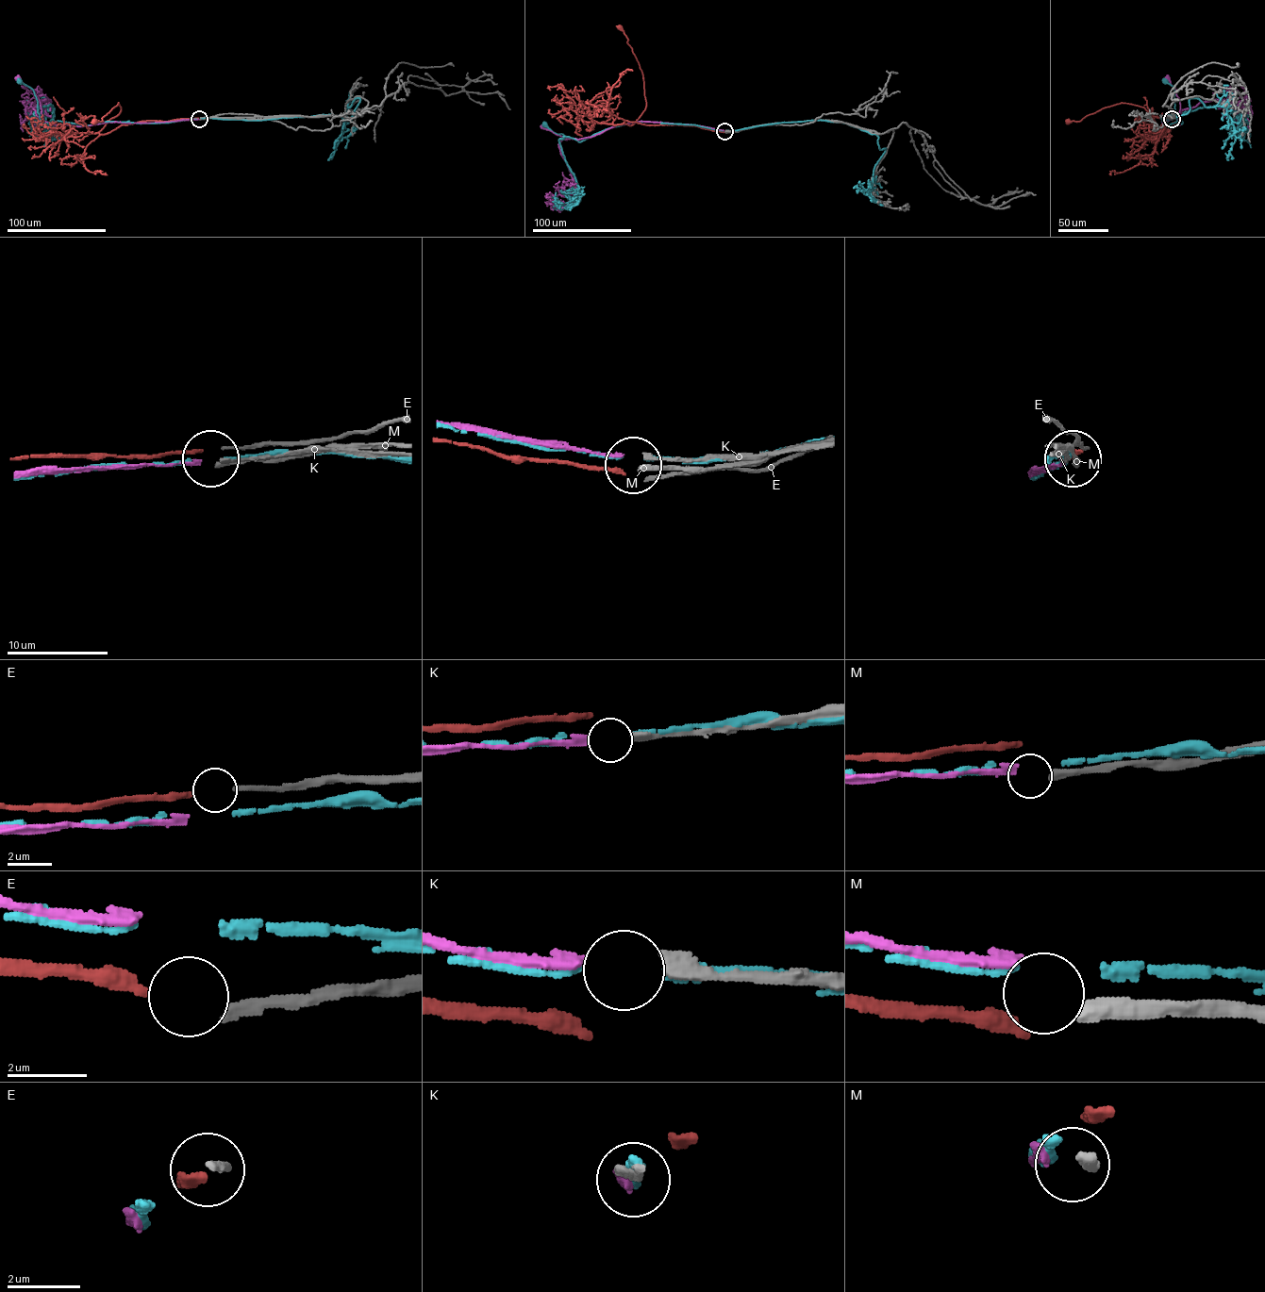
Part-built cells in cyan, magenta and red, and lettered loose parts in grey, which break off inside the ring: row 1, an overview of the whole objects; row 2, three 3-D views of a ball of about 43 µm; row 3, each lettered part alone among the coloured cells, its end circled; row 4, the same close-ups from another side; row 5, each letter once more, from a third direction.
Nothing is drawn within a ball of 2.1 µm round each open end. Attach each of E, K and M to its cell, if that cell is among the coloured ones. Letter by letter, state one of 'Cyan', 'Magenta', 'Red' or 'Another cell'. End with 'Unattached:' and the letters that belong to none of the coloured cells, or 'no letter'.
E: Red
K: Magenta
M: Another cell
Unattached: M

